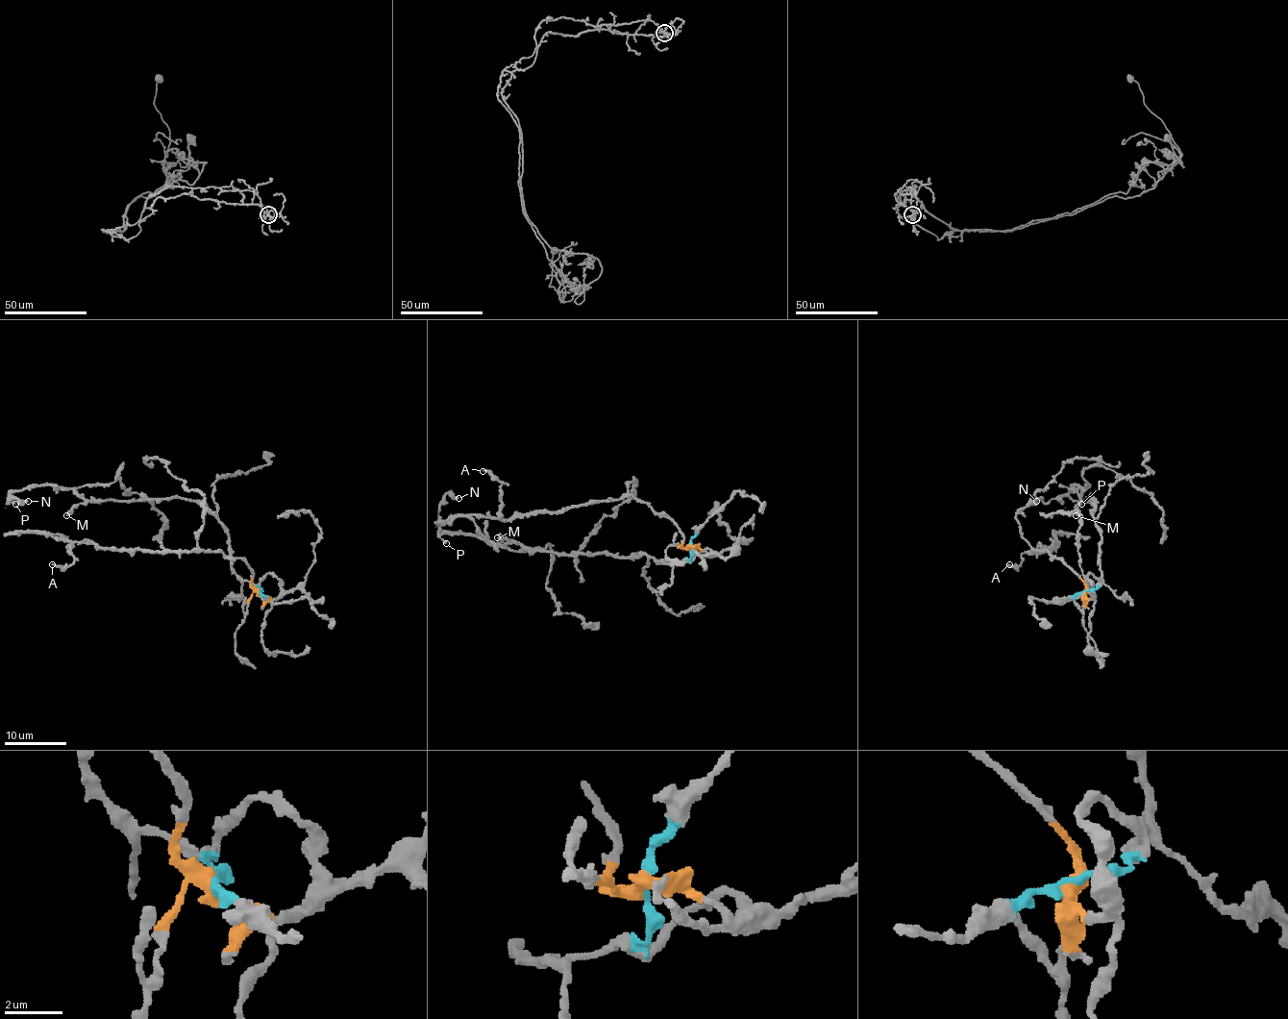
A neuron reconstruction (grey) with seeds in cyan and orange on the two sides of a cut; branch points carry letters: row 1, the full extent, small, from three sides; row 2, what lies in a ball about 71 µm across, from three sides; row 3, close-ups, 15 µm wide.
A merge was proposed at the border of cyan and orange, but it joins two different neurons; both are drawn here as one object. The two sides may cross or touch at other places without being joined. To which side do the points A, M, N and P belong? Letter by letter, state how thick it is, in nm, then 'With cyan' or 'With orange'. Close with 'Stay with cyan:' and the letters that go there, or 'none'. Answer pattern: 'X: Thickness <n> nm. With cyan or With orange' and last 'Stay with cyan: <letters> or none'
A: Thickness 200 nm. With orange
M: Thickness 480 nm. With cyan
N: Thickness 440 nm. With cyan
P: Thickness 220 nm. With cyan
Stay with cyan: M, N, P

